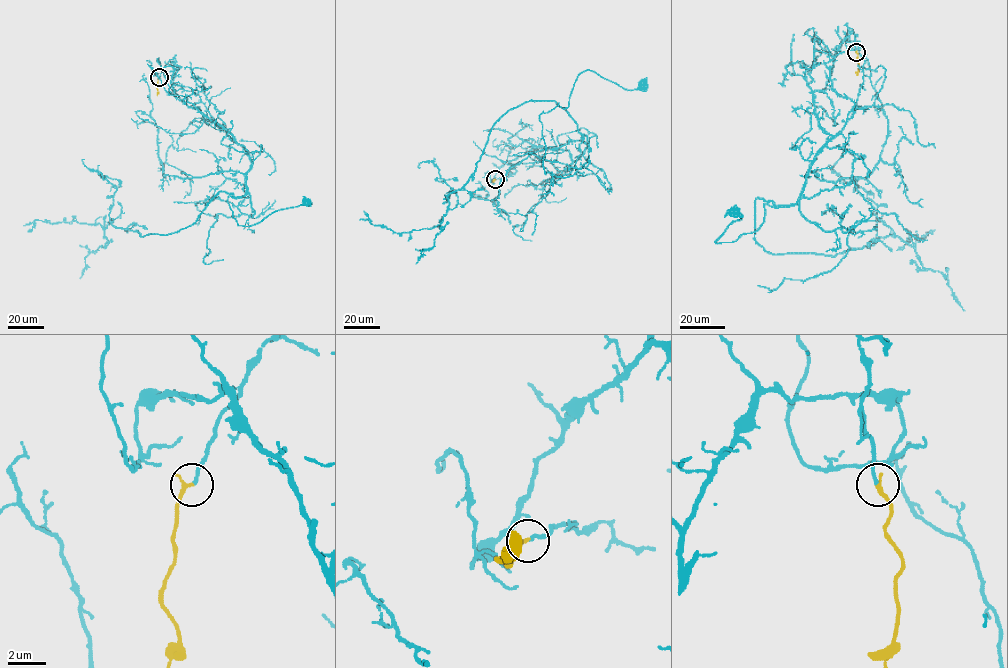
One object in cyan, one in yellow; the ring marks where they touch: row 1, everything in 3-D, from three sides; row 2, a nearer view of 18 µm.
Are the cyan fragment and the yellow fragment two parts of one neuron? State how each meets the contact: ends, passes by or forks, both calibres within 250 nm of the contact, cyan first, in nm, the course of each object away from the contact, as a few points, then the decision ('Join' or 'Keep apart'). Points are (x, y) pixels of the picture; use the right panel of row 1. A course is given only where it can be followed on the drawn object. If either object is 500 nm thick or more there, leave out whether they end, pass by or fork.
At the ring cyan ends. At the ring yellow ends. Thickness 170 nm (cyan) against 240 nm. Course of cyan: (856, 51), (852, 31), (813, 92), (832, 138), (799, 200), (766, 204), (756, 230), (716, 243), (733, 211). Course of yellow: (856, 52), (859, 61), (857, 75). Join

